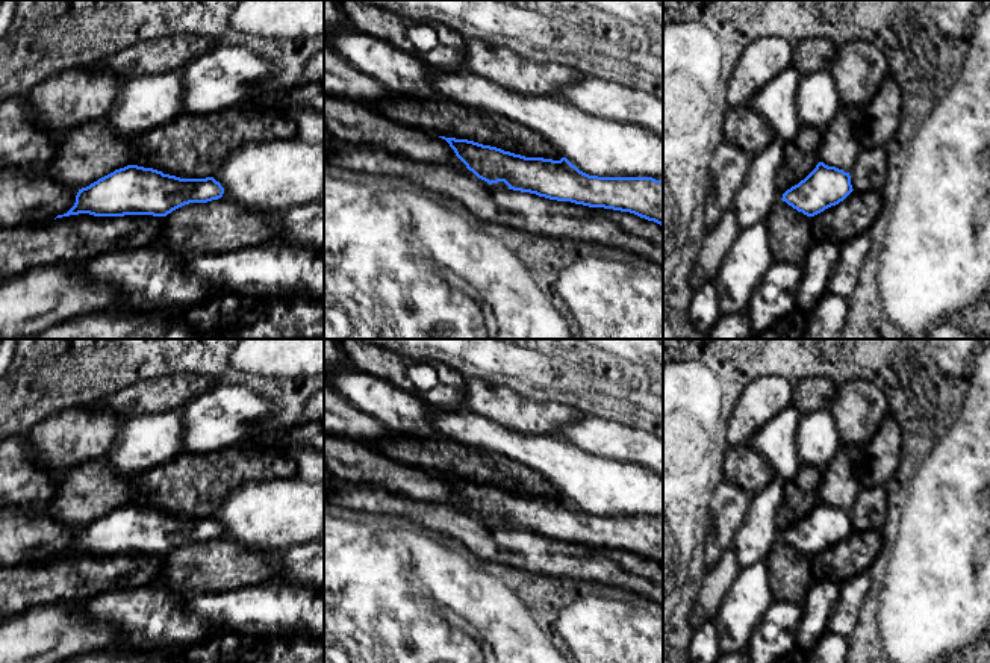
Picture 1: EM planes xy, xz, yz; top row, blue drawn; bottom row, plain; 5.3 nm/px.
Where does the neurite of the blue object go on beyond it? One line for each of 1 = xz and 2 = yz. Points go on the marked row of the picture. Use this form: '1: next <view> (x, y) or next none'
1: next none
2: next none

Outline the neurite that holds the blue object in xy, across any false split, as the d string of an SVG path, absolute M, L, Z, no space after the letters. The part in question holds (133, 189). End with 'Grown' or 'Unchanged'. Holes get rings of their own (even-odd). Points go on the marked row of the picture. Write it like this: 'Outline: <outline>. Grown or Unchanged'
Outline: M127 165L79 189L74 206L56 218L89 213L94 216L167 216L189 203L221 198L224 188L213 177L180 179L153 168Z. Unchanged

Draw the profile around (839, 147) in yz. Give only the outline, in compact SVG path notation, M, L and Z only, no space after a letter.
M840 106L830 126L822 132L820 162L851 173L863 150L857 136L863 120L864 107Z

